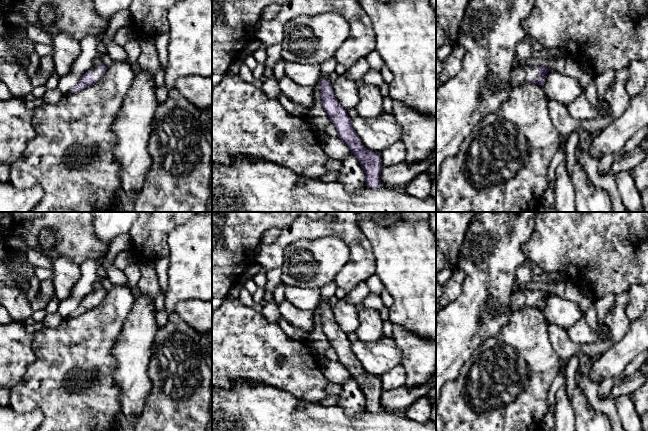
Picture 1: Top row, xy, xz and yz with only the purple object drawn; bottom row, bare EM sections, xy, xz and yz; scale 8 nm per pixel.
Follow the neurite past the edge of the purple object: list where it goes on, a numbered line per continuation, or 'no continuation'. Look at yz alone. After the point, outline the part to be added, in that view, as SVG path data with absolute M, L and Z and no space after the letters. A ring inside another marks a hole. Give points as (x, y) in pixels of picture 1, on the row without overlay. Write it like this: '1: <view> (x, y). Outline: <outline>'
1: yz (520, 299). Outline: M520 291L512 295L512 309L518 310L521 307L529 306L531 302L539 305L541 301L537 292Z

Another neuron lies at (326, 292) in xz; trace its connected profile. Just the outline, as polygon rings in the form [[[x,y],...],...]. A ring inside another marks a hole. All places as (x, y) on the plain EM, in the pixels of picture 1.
[[[335,281],[320,288],[320,303],[328,303],[329,299],[335,295],[337,288]]]

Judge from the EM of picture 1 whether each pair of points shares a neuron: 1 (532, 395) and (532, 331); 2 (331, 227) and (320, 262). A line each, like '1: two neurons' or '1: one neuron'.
1: one neuron
2: two neurons

